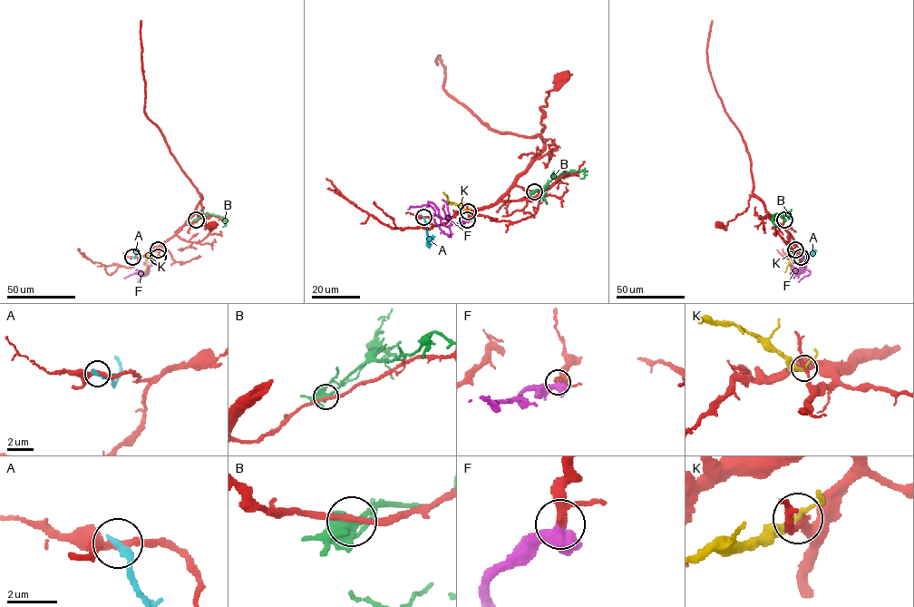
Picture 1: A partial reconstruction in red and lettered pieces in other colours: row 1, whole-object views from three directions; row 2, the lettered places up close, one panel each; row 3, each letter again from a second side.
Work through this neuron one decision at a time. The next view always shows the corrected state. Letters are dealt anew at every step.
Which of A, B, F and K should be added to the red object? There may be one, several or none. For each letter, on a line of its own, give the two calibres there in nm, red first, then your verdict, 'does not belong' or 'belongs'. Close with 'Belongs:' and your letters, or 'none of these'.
A: calibres 320 and 320 nm; does not belong
B: calibres 240 and 420 nm; does not belong
F: calibres 240 and 440 nm; belongs
K: calibres 160 and 240 nm; does not belong
Belongs: F

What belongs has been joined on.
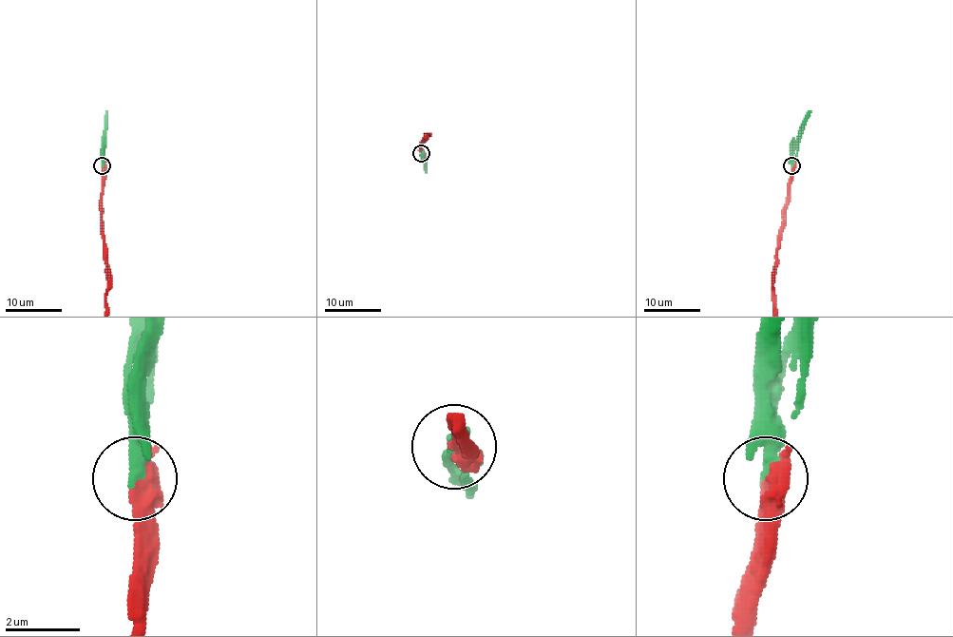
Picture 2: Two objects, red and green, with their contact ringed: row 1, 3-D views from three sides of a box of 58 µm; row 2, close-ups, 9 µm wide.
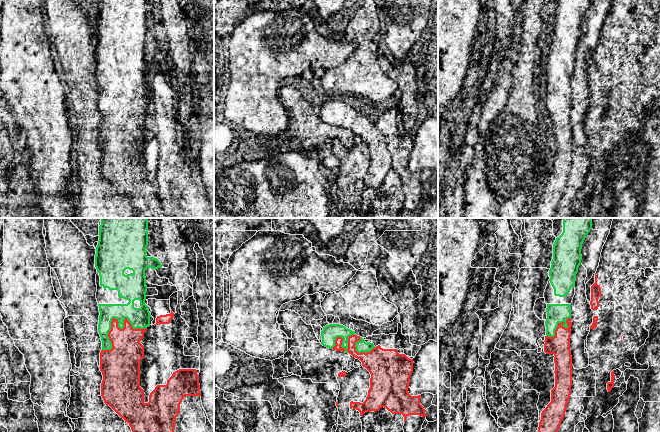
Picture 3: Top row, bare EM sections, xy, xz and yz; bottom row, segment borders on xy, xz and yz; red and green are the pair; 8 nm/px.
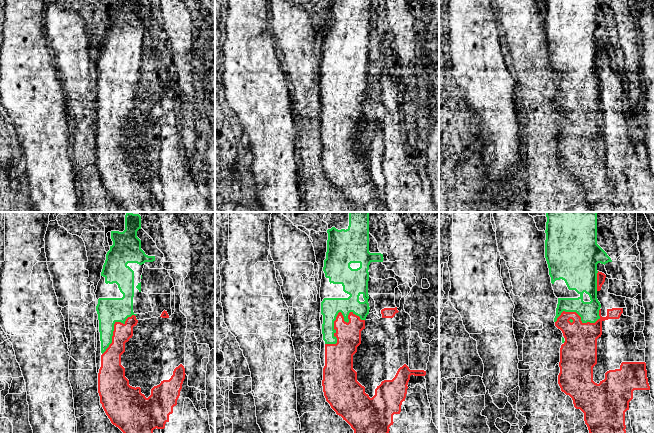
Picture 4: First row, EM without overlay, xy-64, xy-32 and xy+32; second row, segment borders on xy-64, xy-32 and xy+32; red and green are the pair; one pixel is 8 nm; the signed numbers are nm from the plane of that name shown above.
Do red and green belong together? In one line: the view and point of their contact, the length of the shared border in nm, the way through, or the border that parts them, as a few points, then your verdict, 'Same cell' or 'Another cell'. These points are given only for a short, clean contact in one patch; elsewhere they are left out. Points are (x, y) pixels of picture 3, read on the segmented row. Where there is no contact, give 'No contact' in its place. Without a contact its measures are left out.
Touches red at xy (117, 320). Shared border 400 nm. Same cell

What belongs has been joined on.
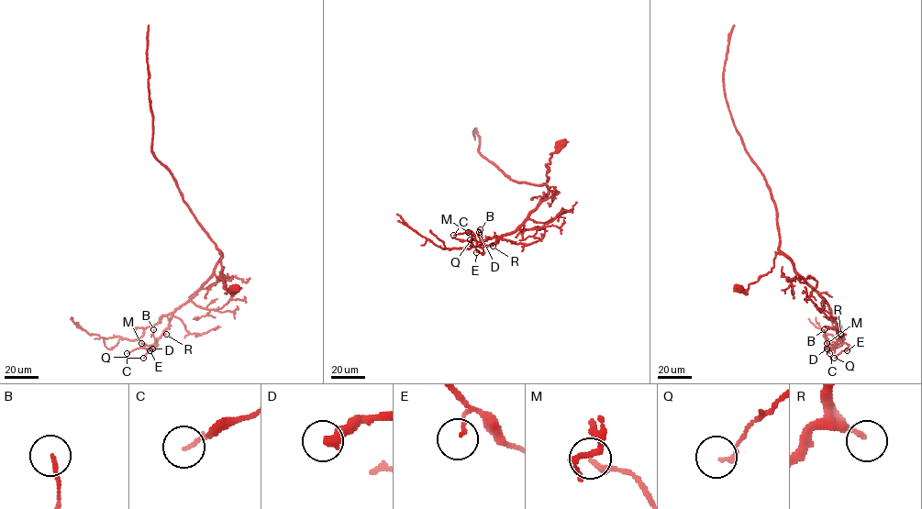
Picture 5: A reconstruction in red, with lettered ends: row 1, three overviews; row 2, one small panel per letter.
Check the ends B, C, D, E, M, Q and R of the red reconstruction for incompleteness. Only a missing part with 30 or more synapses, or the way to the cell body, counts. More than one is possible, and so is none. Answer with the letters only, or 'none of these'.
none of these

